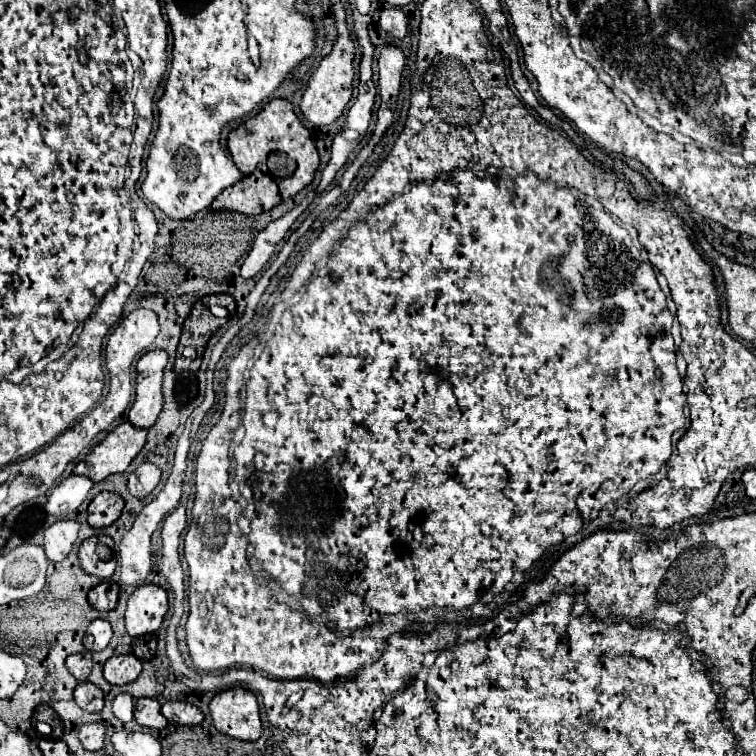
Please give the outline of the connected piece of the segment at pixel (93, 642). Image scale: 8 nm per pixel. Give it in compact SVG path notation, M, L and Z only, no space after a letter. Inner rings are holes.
M97 618L97 620L93 620L93 622L89 624L89 630L85 632L83 644L85 644L85 648L91 650L91 652L95 652L95 650L103 650L103 648L109 644L111 634L113 634L113 630L111 630L109 622Z

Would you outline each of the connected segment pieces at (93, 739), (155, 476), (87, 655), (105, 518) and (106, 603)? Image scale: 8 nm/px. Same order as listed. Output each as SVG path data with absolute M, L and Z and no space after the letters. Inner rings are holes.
M83 724L79 728L79 742L85 750L101 750L105 740L105 726L103 724Z
M143 462L135 472L129 474L127 488L133 496L145 498L147 494L151 494L155 490L159 480L161 480L161 470L151 462Z
M79 652L79 654L71 654L67 660L65 660L65 664L67 664L67 668L69 668L69 672L79 680L79 682L85 682L87 680L87 676L89 676L89 672L91 672L91 666L93 666L93 662L91 662L91 652Z
M113 492L97 494L89 504L89 516L87 516L89 526L93 526L93 528L111 526L121 516L123 504L125 502L119 494L113 494Z
M101 582L93 590L89 590L87 600L97 610L113 610L113 606L117 604L117 594L119 594L119 584Z

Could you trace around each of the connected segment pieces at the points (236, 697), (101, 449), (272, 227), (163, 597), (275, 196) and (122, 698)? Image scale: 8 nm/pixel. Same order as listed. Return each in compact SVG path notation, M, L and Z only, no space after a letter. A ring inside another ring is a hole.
M245 688L221 690L209 702L213 726L231 738L255 742L261 736L261 718L255 696Z
M129 422L119 424L75 466L73 474L83 474L93 482L101 482L111 474L123 472L141 452L145 436L147 430L135 428ZM87 464L91 464L91 468L87 468Z
M286 214L279 220L269 222L253 240L249 254L241 262L241 276L243 278L253 278L271 258L275 244L285 236L285 232L291 228L295 218L289 218Z
M139 586L127 600L125 630L129 636L153 634L169 608L167 592L159 586Z
M255 170L249 176L243 176L237 184L233 184L229 190L223 190L211 204L213 210L233 210L239 214L261 214L265 210L275 208L281 202L277 184L269 178L269 174L263 174L261 170Z
M117 694L113 700L113 714L121 722L133 720L133 696L131 694Z

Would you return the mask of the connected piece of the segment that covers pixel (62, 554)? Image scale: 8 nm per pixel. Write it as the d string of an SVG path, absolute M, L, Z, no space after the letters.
M57 520L45 530L45 554L51 562L63 562L77 540L79 522L75 520Z

